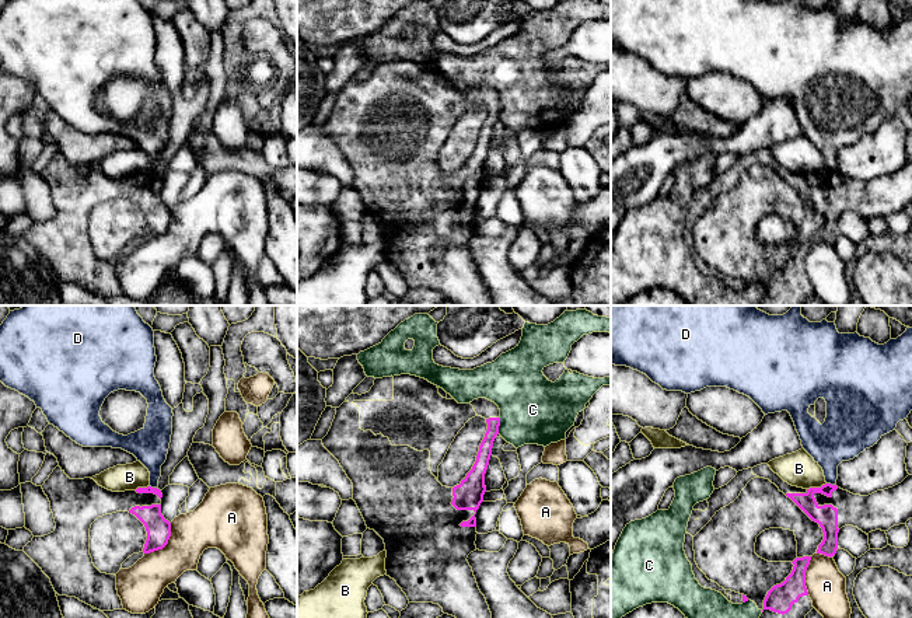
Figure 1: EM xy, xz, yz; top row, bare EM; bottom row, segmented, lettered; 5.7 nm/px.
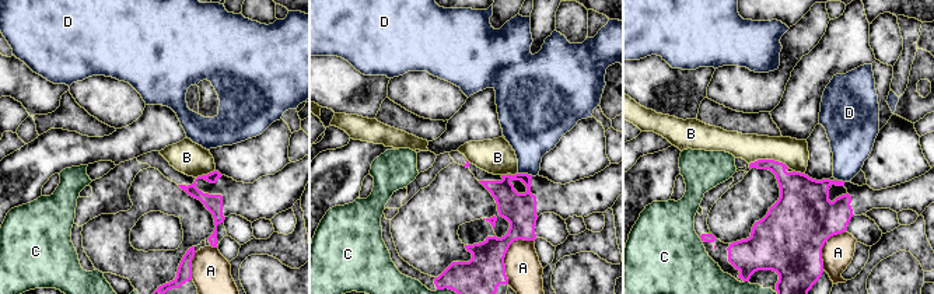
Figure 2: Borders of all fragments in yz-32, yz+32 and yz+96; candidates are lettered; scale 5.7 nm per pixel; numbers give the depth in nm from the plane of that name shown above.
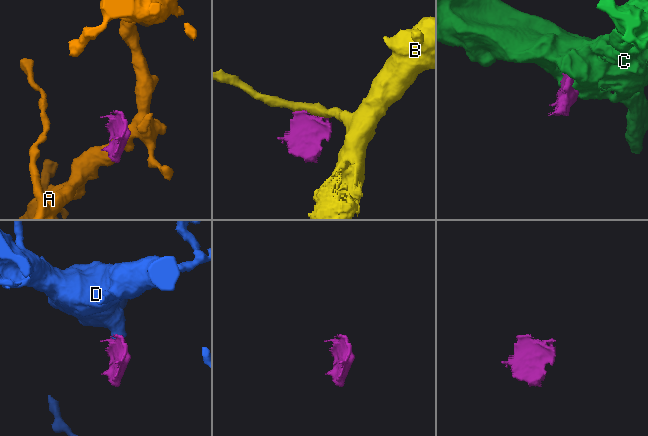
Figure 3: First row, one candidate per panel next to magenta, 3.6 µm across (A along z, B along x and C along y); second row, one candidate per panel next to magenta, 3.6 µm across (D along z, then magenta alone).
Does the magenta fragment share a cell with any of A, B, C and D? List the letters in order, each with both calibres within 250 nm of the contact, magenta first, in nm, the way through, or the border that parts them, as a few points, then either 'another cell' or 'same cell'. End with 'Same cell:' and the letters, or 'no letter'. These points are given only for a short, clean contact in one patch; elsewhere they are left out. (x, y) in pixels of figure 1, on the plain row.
A: calibres 140 and 240 nm; another cell
B: calibres 130 and 200 nm; another cell
C: calibres 80 and 380 nm; another cell
D: calibres 130 and 240 nm; border yz (827, 168), (835, 171); another cell
Same cell: no letter

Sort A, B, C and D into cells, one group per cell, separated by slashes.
A / B / C / D

